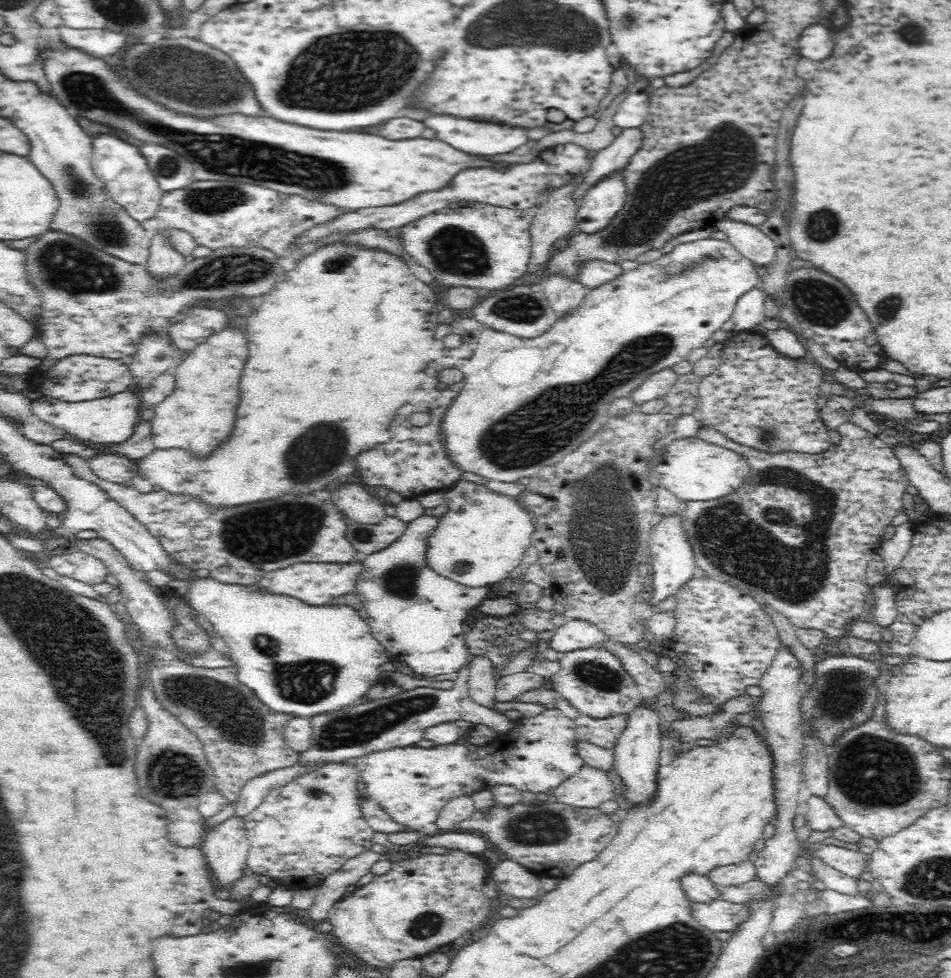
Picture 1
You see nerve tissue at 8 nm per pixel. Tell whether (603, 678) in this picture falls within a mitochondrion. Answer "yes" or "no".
yes

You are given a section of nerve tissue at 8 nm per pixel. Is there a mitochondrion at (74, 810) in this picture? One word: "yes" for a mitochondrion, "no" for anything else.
no

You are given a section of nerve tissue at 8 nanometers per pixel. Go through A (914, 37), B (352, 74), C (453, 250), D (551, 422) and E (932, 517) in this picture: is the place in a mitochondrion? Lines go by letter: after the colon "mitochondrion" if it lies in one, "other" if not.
A: mitochondrion
B: mitochondrion
C: mitochondrion
D: mitochondrion
E: other

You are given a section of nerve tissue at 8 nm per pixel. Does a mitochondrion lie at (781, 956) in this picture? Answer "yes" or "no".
no

